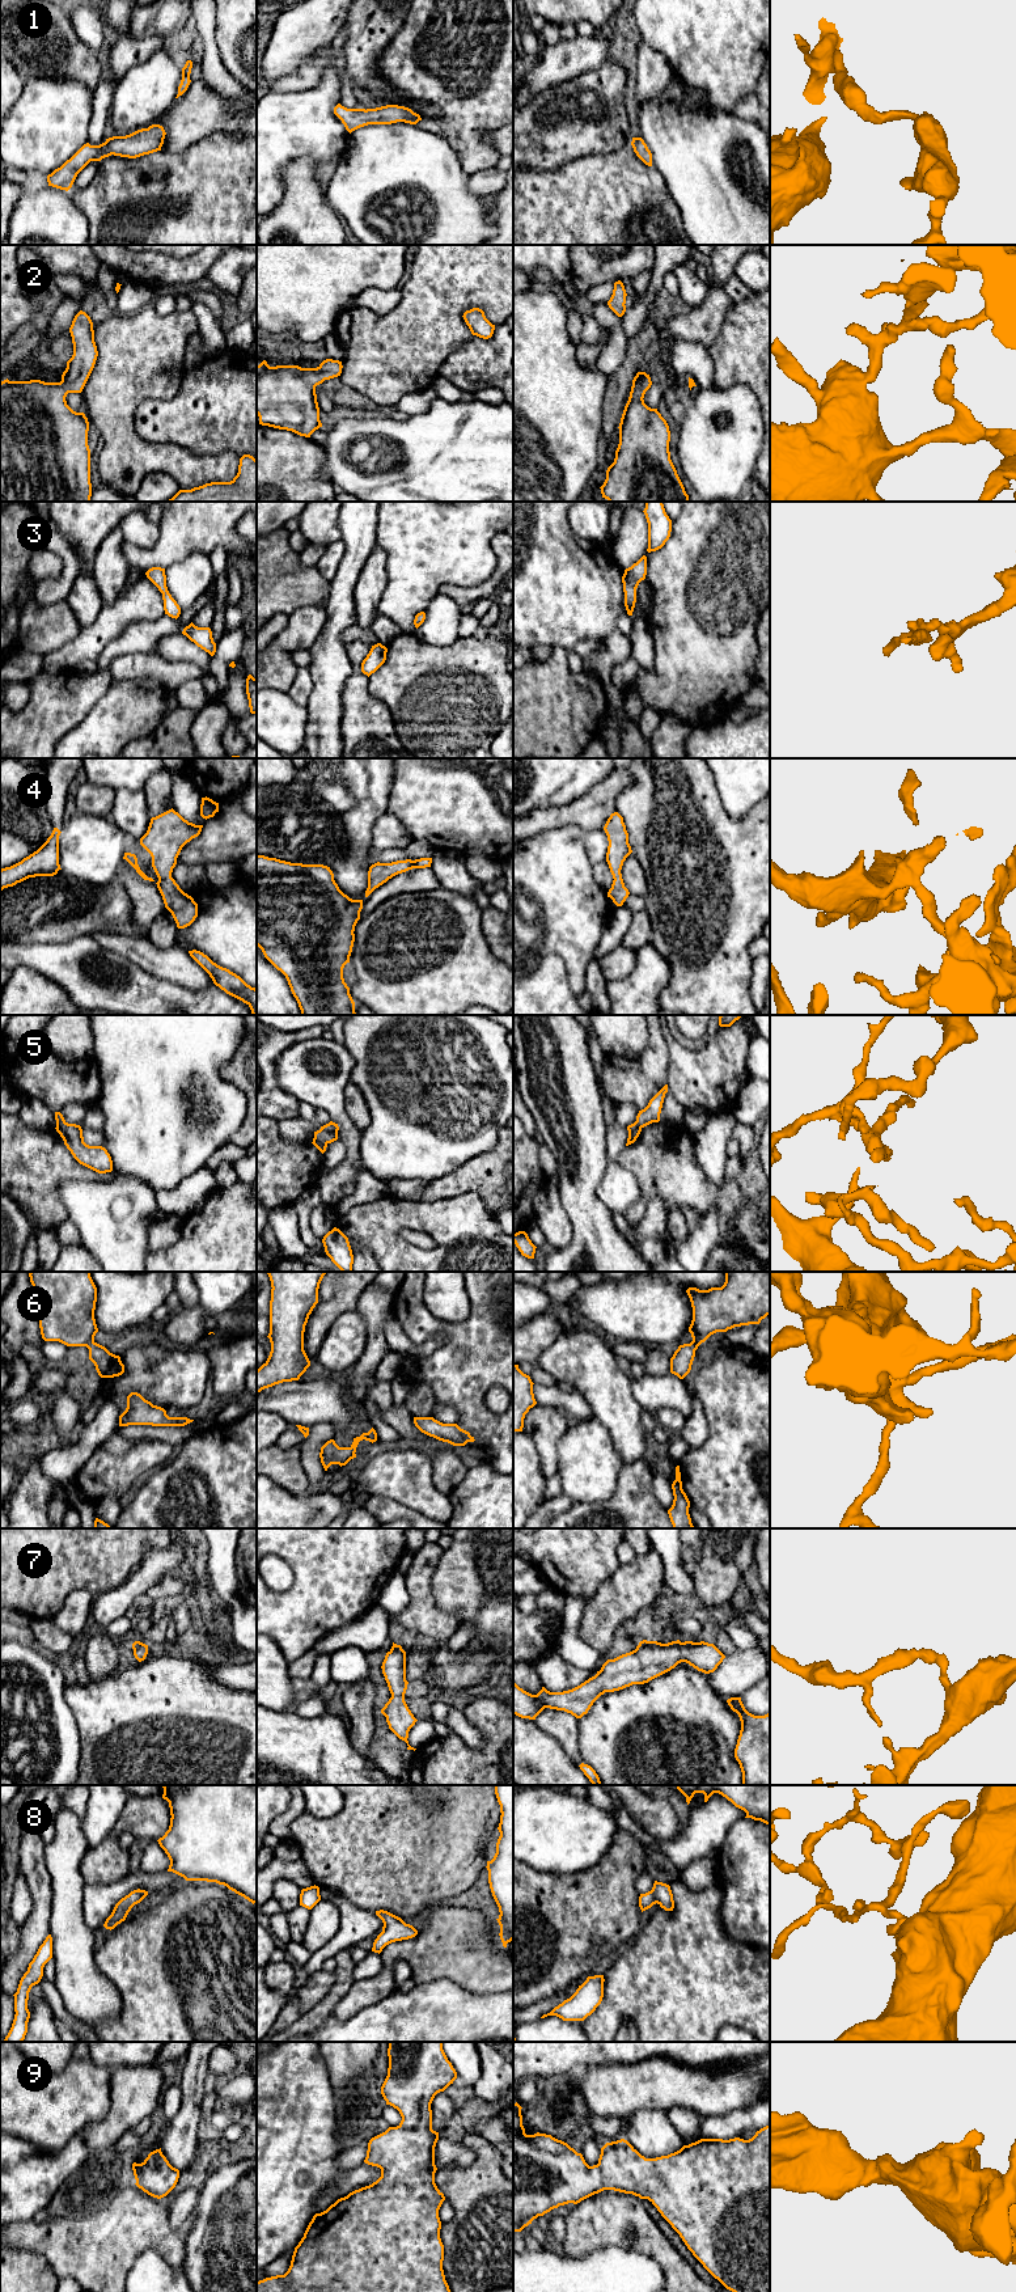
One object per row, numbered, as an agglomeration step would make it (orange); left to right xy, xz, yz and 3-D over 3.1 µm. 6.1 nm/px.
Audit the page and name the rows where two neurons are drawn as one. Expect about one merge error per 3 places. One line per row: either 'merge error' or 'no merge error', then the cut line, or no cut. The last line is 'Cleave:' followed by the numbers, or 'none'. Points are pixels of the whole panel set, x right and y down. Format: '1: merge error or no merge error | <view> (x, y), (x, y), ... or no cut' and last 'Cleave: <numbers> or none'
1: no merge error | no cut
2: no merge error | no cut
3: no merge error | no cut
4: no merge error | no cut
5: merge error | xz (313, 1138), (326, 1144)
6: no merge error | no cut
7: no merge error | no cut
8: no merge error | no cut
9: no merge error | no cut
Cleave: 5

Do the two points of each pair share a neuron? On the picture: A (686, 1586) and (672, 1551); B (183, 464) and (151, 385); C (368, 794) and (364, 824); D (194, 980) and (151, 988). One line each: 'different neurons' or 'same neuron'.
A: same neuron
B: same neuron
C: same neuron
D: different neurons

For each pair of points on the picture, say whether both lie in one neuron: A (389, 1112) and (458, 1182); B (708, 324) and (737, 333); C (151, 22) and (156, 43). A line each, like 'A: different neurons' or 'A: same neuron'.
A: different neurons
B: different neurons
C: different neurons

